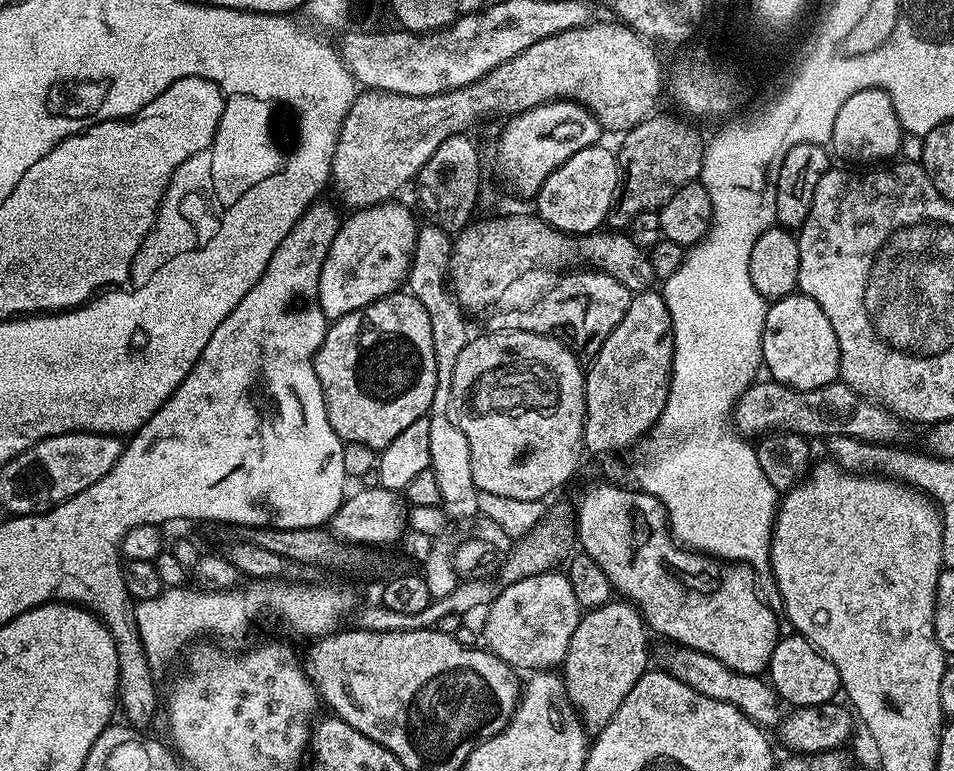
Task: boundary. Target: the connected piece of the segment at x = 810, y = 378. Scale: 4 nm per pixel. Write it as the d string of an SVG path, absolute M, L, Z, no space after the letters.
M803 294L783 296L769 303L762 334L762 354L767 375L798 390L826 386L840 375L840 351L838 338L834 338L834 326L830 326L830 318L822 314L822 306Z

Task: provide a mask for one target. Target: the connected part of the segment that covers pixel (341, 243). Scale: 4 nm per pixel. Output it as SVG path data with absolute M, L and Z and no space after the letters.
M389 202L375 204L369 208L353 211L349 220L340 225L338 234L332 240L330 254L326 254L326 262L322 266L322 274L318 282L320 305L329 321L350 314L359 308L365 308L383 296L397 291L408 279L408 267L412 265L412 250L416 241L417 220L412 218L412 212L404 204Z

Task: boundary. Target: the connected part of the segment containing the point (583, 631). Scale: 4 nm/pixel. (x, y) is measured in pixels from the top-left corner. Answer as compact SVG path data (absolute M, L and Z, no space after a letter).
M613 598L607 604L589 608L574 626L570 646L562 665L568 697L576 705L589 729L605 728L614 718L618 706L634 690L638 678L649 671L648 636L650 629L636 604L623 598Z

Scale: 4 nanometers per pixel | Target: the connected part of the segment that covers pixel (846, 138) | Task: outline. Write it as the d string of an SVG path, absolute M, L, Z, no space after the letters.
M867 88L850 94L850 98L842 102L842 110L838 110L838 118L834 118L830 148L844 160L861 160L864 163L861 165L868 166L873 162L891 161L891 156L899 150L903 140L906 136L898 122L890 94L881 88Z

